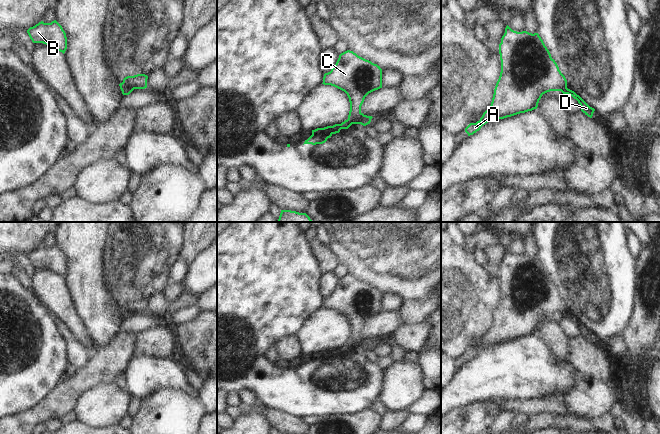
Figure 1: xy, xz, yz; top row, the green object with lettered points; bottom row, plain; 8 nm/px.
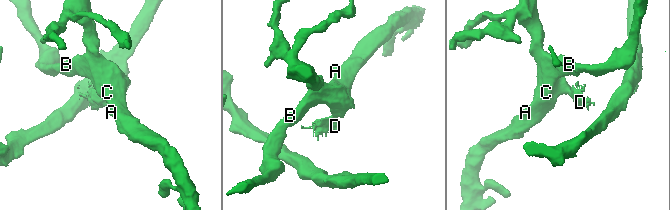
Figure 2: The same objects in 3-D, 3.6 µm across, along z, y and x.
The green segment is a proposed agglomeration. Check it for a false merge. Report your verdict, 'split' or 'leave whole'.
split

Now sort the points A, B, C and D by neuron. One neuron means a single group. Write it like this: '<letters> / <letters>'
A B C / D

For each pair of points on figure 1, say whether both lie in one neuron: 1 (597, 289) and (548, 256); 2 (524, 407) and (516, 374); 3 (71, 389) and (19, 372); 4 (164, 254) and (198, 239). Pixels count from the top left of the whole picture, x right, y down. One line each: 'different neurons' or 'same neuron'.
1: same neuron
2: different neurons
3: different neurons
4: different neurons

